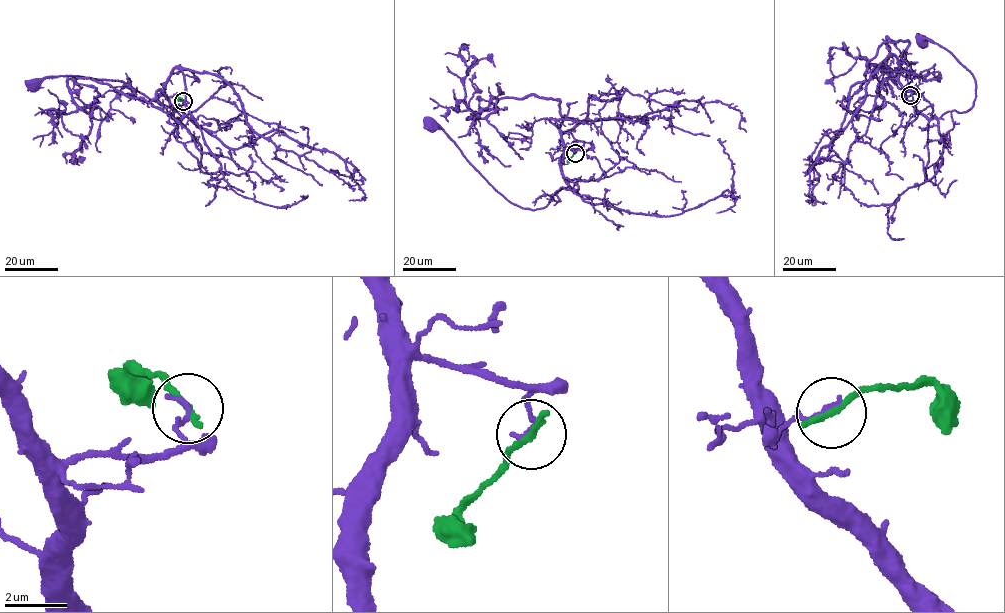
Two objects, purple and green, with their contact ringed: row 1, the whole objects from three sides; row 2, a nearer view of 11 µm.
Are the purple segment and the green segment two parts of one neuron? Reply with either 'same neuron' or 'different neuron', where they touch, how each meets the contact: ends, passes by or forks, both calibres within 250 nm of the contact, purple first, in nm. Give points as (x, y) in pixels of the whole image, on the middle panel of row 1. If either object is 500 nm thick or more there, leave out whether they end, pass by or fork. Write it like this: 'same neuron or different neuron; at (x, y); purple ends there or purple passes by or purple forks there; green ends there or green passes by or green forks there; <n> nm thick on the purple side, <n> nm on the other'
different neuron; at (575, 153); purple ends there; green ends there; 170 nm thick on the purple side, 280 nm on the other

